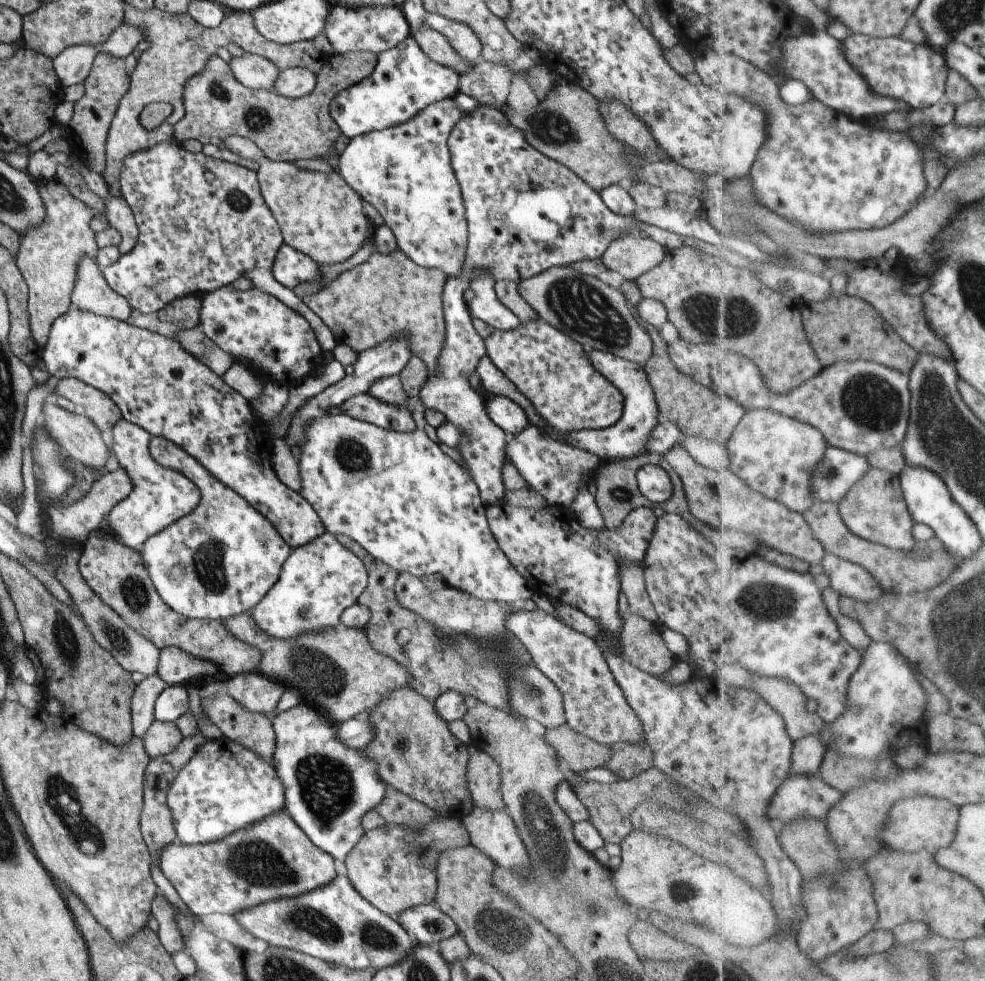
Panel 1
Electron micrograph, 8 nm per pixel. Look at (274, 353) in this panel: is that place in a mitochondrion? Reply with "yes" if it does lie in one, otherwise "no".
no

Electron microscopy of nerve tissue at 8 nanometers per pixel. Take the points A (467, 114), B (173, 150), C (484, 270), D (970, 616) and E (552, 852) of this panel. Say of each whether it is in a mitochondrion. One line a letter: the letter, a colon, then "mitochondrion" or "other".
A: other
B: other
C: other
D: mitochondrion
E: mitochondrion

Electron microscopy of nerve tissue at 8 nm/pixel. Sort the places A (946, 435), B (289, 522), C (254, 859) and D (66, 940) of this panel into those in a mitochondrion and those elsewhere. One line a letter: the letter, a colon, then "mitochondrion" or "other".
A: mitochondrion
B: other
C: mitochondrion
D: other

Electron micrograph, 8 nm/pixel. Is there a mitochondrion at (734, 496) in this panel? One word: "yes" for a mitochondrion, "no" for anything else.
yes

